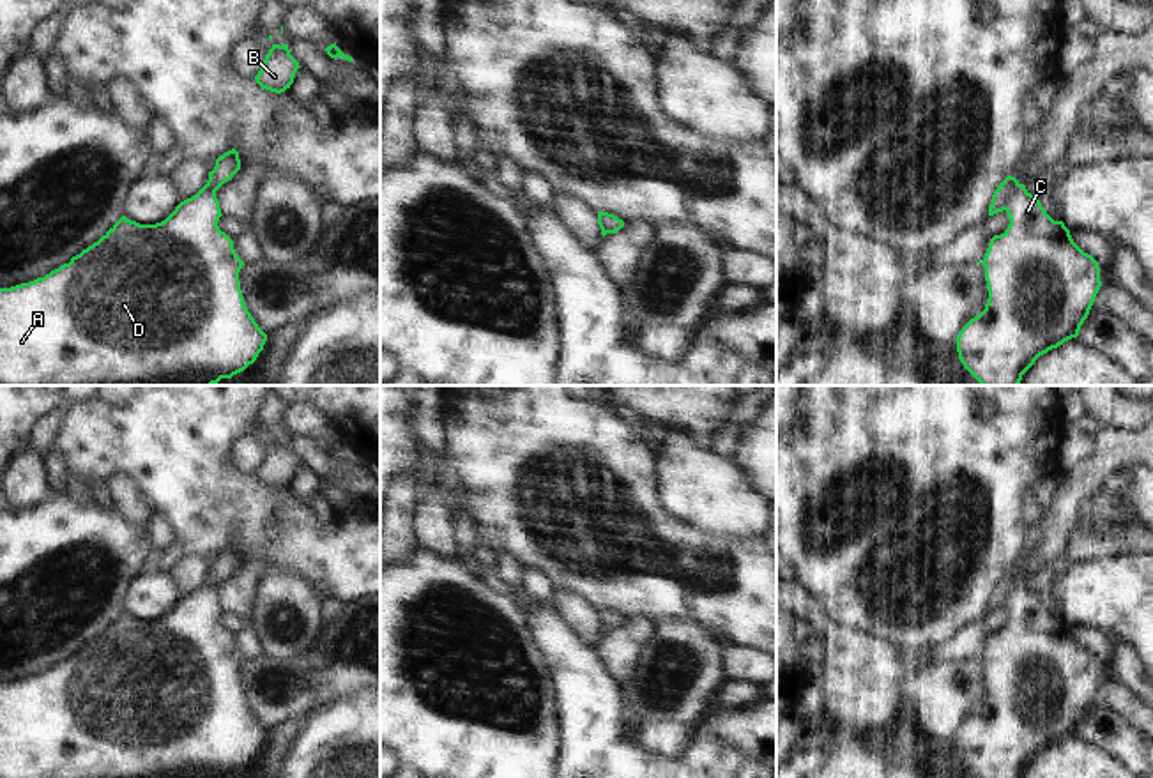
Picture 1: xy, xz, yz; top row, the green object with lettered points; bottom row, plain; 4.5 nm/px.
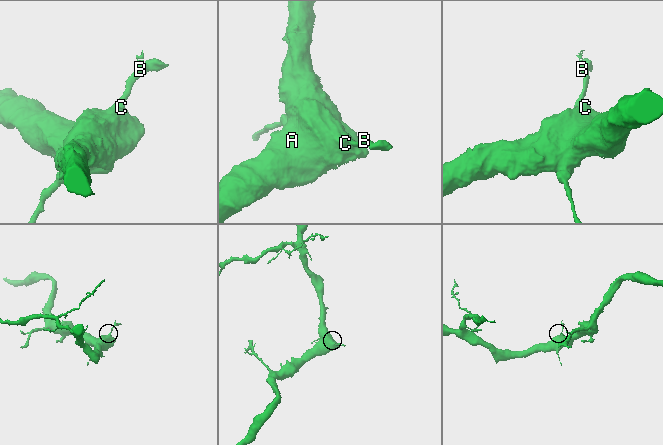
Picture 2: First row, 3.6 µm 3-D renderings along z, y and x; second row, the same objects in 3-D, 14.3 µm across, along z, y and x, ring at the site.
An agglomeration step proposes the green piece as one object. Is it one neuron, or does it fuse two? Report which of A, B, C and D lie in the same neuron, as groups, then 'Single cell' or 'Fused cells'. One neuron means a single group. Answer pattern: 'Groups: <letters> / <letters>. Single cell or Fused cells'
Groups: A C D / B. Fused cells

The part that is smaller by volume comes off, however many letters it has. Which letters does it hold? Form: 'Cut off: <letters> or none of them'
Cut off: B

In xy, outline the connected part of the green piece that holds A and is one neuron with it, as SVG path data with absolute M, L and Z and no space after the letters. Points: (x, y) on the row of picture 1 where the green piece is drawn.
M205 184L195 196L180 202L161 223L140 225L122 216L97 242L73 256L44 278L0 288L0 385L214 385L232 378L253 364L263 350L267 334L248 311L239 272L244 262L233 249L233 240L219 230L221 217L216 193Z

